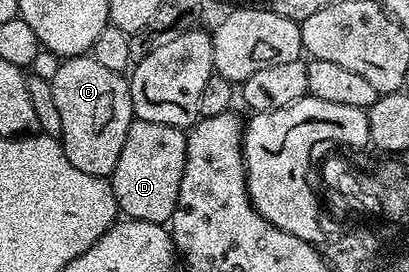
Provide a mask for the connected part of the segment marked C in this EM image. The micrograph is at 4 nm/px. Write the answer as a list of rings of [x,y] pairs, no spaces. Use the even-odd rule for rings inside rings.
[[[90,55],[68,57],[60,60],[57,75],[53,75],[51,90],[53,100],[57,102],[57,112],[61,115],[61,131],[59,137],[65,151],[65,159],[77,171],[85,171],[90,177],[110,178],[111,172],[117,167],[117,159],[121,159],[121,147],[125,147],[125,135],[129,135],[131,122],[136,120],[131,98],[131,82],[117,71],[109,71],[109,67],[97,63]]]

